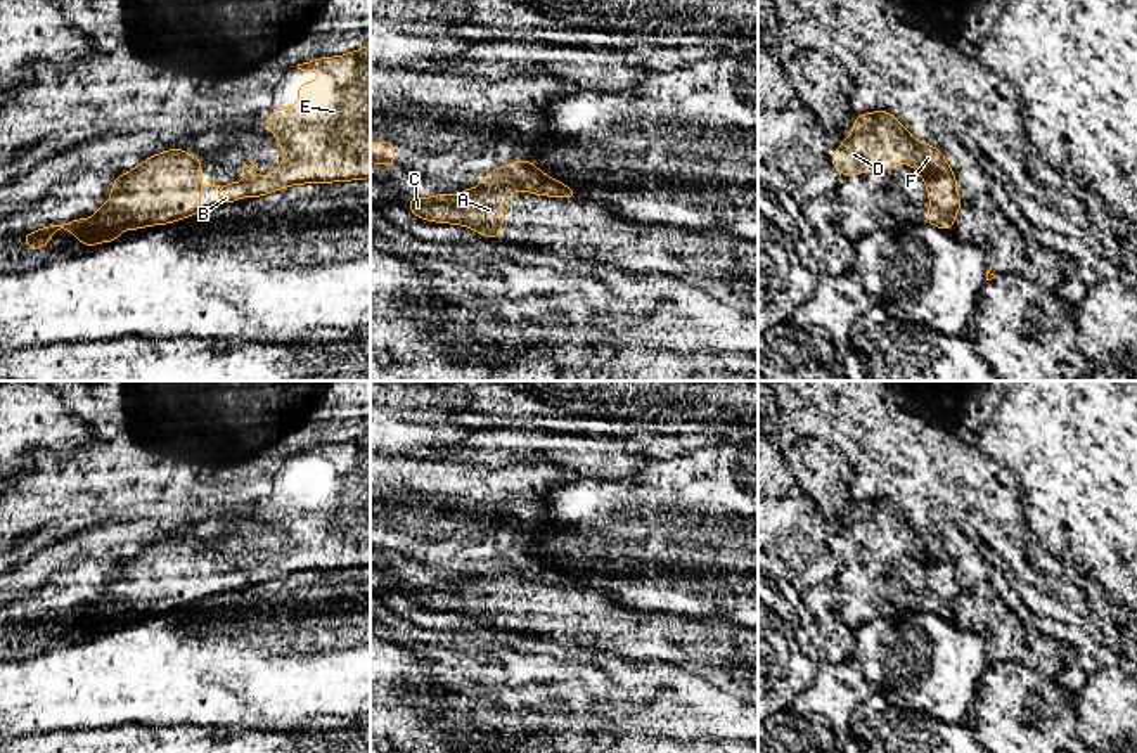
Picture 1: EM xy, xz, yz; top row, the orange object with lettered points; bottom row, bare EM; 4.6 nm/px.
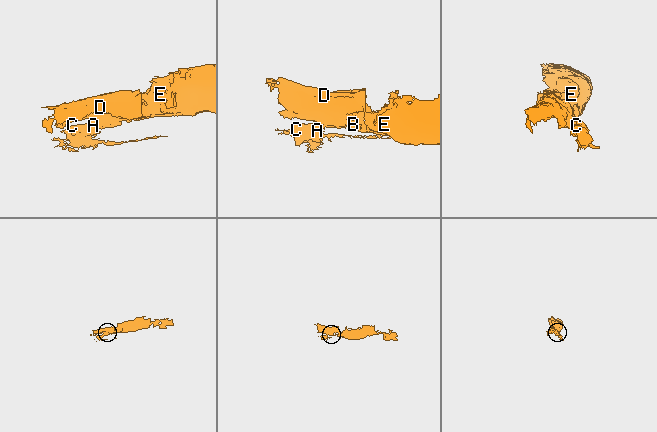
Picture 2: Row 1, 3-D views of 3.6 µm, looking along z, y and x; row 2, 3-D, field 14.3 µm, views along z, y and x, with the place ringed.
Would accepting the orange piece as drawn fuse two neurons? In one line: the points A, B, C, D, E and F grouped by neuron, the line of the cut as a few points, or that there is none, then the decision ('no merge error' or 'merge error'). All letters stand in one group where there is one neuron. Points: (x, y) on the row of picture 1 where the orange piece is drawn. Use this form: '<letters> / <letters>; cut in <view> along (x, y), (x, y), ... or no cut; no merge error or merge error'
A C / B D E F; cut in xy along (92, 217), (99, 220), (116, 217), (123, 222); merge error

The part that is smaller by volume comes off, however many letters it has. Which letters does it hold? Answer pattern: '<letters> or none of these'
A, C

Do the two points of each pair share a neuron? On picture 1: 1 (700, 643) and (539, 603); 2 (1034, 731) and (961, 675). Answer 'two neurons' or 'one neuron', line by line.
1: one neuron
2: two neurons

